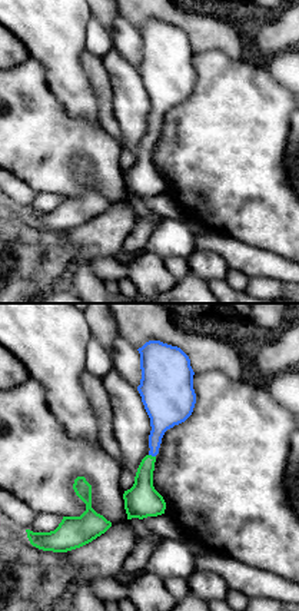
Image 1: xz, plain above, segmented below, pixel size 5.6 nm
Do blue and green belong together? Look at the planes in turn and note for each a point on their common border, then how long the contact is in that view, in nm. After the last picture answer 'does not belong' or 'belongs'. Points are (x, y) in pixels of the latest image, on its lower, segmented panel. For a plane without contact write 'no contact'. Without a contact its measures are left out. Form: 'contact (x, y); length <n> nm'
contact (152, 455); length 40 nm

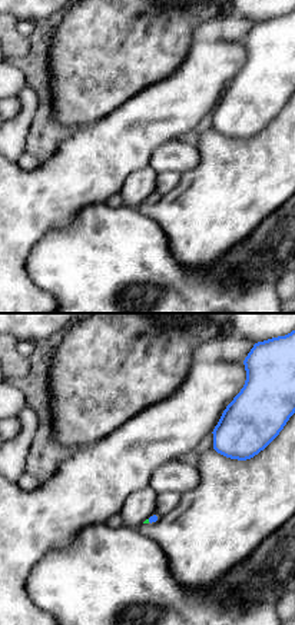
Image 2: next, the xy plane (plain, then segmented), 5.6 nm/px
no contact

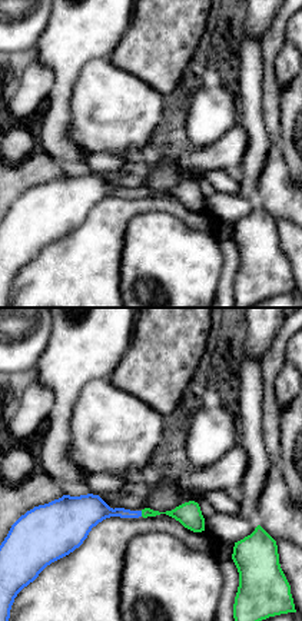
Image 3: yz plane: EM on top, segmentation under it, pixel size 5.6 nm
contact (140, 514); length 30 nm

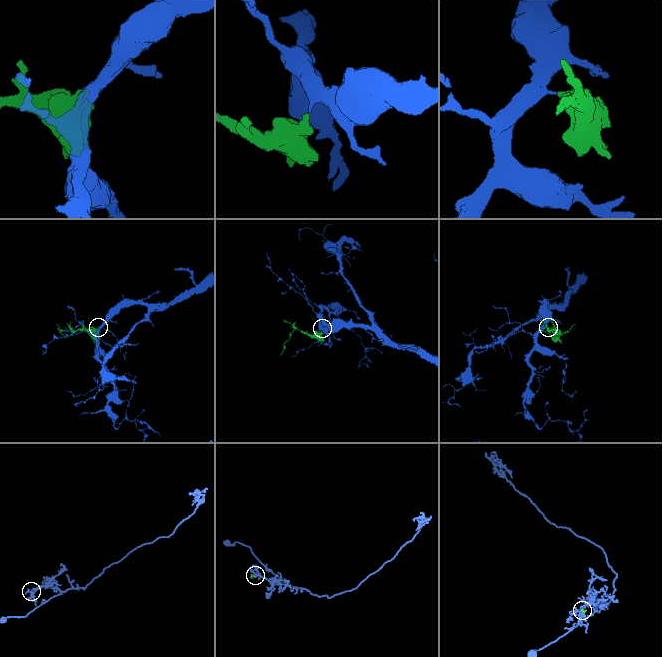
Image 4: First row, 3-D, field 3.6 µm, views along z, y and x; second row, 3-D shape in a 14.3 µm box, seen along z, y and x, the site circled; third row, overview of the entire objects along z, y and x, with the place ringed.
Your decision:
belongs

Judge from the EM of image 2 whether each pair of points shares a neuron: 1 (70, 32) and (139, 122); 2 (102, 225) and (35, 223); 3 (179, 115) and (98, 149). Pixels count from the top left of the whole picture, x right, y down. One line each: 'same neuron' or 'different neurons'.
1: different neurons
2: different neurons
3: same neuron

